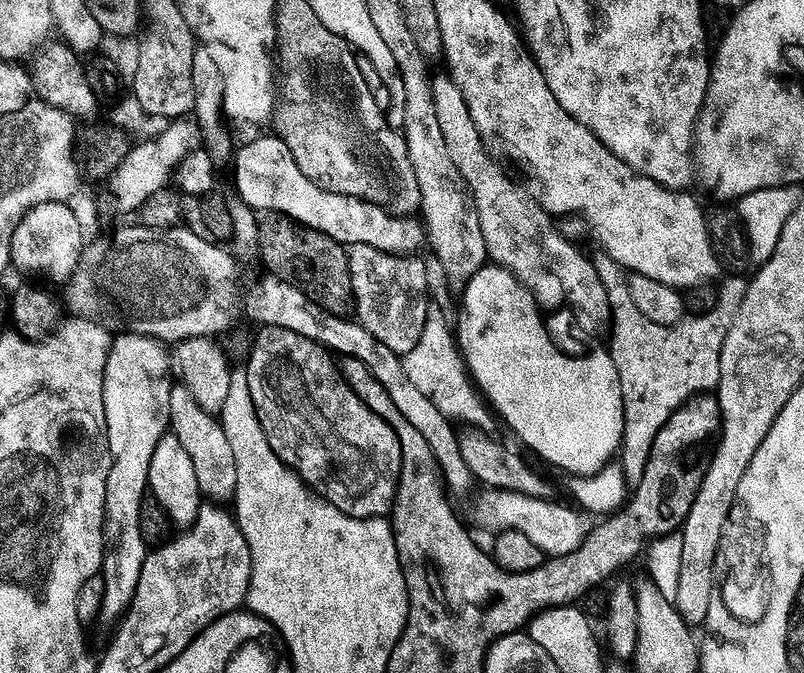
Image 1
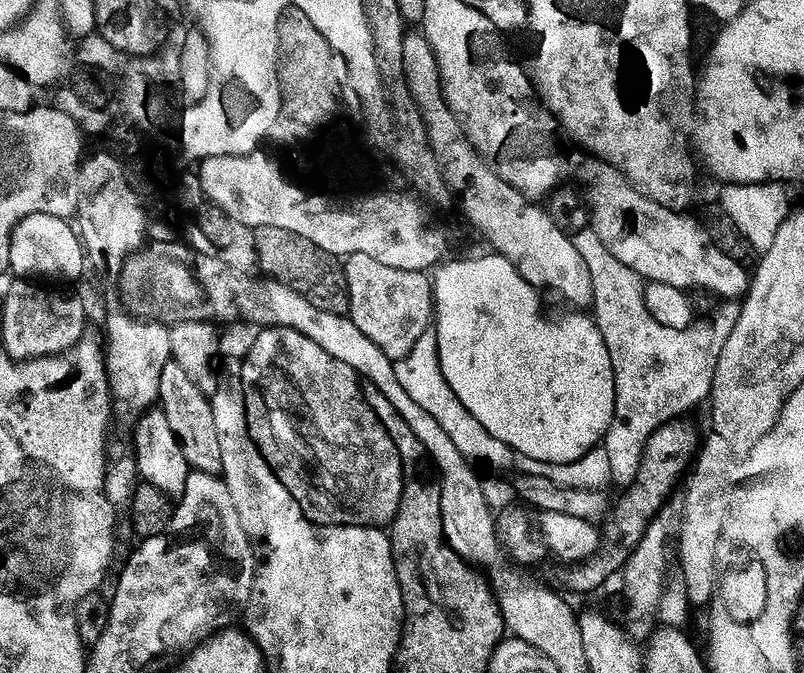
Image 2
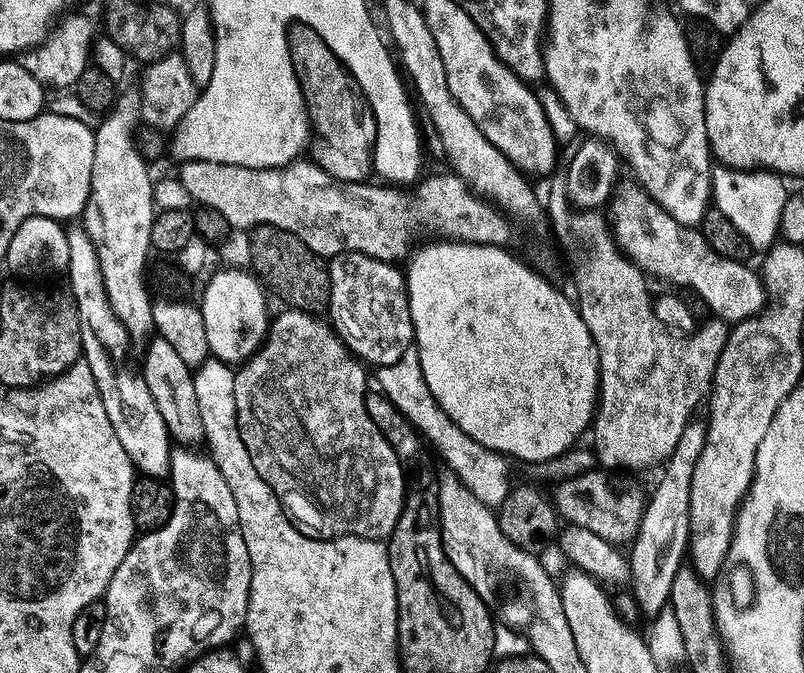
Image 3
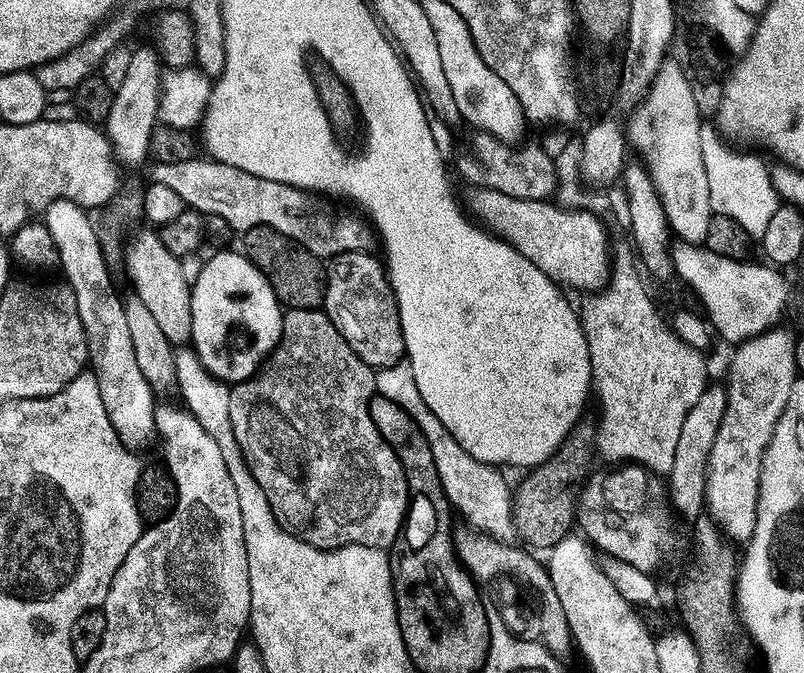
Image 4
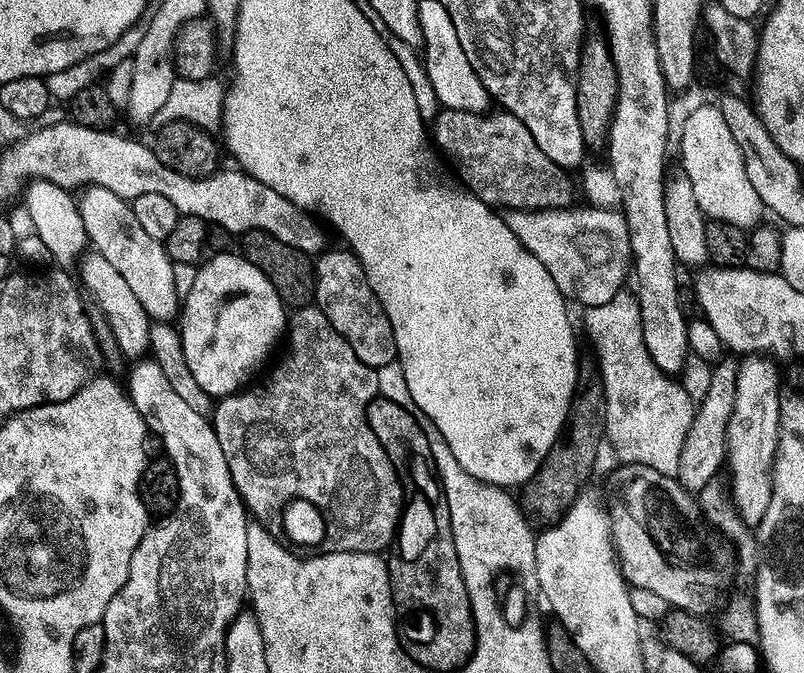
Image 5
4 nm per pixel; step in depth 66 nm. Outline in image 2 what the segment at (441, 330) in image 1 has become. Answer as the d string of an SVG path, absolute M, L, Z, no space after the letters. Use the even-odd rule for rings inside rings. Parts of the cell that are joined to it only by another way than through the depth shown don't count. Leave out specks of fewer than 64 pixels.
M431 331L424 332L422 338L414 342L414 346L408 353L402 359L395 361L395 366L396 377L402 390L406 390L406 394L410 394L410 398L414 398L414 402L418 402L418 406L422 406L422 410L426 410L426 414L430 414L430 418L434 418L438 426L446 430L446 434L450 436L450 442L454 442L454 446L466 459L470 462L481 460L482 463L493 464L496 468L511 467L512 448L506 446L506 442L494 438L494 434L487 432L464 409L459 398L448 389L444 375L440 373L440 361L436 359L436 345Z

